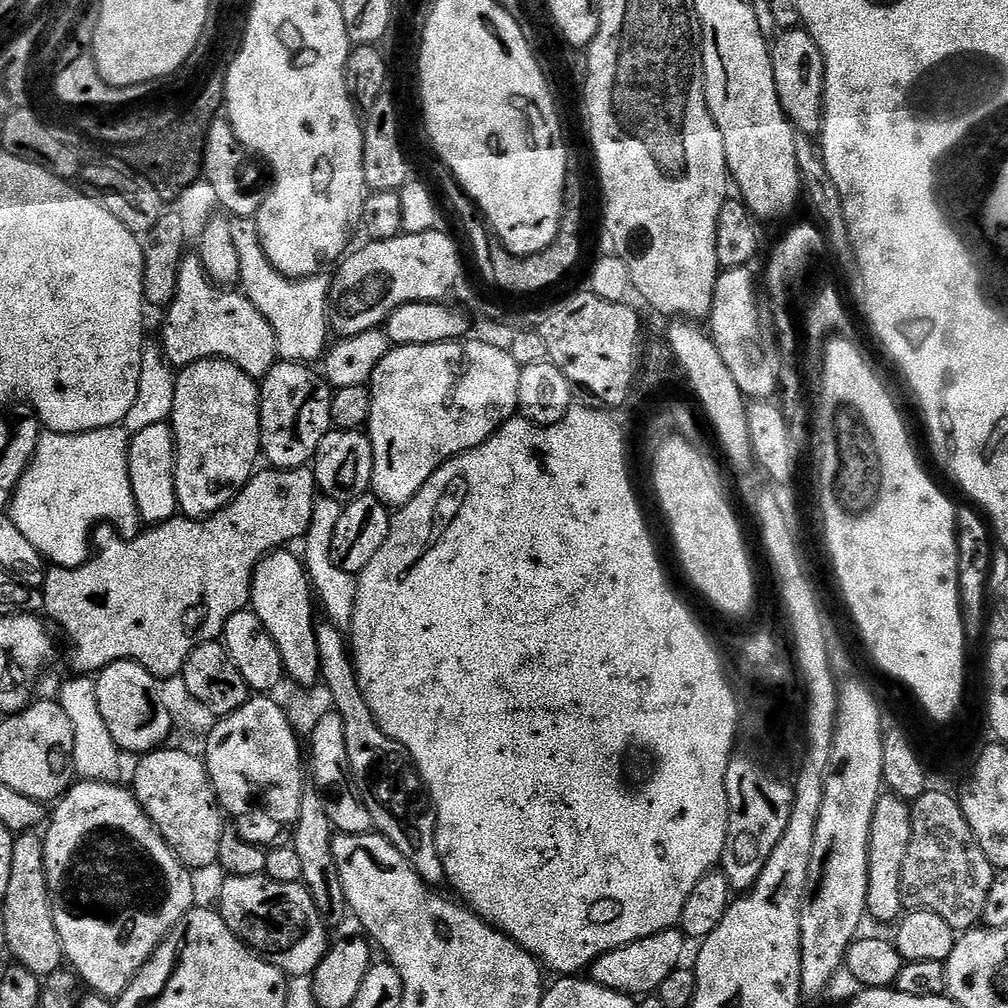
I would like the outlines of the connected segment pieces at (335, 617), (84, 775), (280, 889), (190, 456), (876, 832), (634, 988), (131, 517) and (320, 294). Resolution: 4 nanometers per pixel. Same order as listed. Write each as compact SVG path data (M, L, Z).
M317 495L308 533L304 535L302 541L304 569L308 572L308 583L311 584L315 599L318 601L319 611L321 608L328 615L325 616L327 623L341 630L347 629L354 618L357 582L357 577L353 573L338 570L338 566L334 566L334 558L332 557L334 530L338 526L338 518L342 518L343 513L343 504L339 504L329 496Z
M88 674L73 675L73 680L65 679L60 685L58 702L62 710L66 710L66 718L70 718L70 726L74 726L74 754L72 767L80 780L97 780L103 784L115 784L121 778L120 747L110 738L110 730L102 719L102 709L98 706L98 686L95 679Z
M265 875L228 876L225 881L218 911L233 934L285 976L311 977L328 953L330 939L329 929L303 883L283 884Z
M199 360L190 365L189 368L179 369L174 390L174 406L170 423L172 425L172 437L176 439L176 503L183 515L202 520L206 516L212 516L218 510L222 510L238 495L254 475L257 467L256 459L261 459L260 451L260 386L257 381L250 379L242 369L234 366L228 360Z
M892 794L881 795L878 806L874 806L874 818L870 822L870 850L868 851L868 889L866 902L868 903L867 915L872 916L882 923L891 925L899 921L905 911L902 902L902 866L906 862L906 850L910 850L910 822L912 809L909 801L899 799Z
M679 927L667 928L650 938L642 938L602 954L590 965L590 978L595 984L606 986L623 996L643 998L659 993L662 982L670 978L675 968L681 967L684 944L686 945L686 937Z
M120 426L79 432L77 436L49 431L41 435L34 458L12 495L10 515L14 526L22 530L22 535L43 554L49 565L80 568L85 564L90 559L88 539L92 536L92 527L103 520L113 524L124 538L131 538L141 531L142 521L134 502L134 490L130 486L129 443L128 432Z
M236 218L230 223L230 235L238 253L239 287L244 297L270 322L276 335L276 355L281 361L311 365L324 352L328 344L328 293L327 275L308 276L304 280L291 280L284 276L266 258L252 218Z

